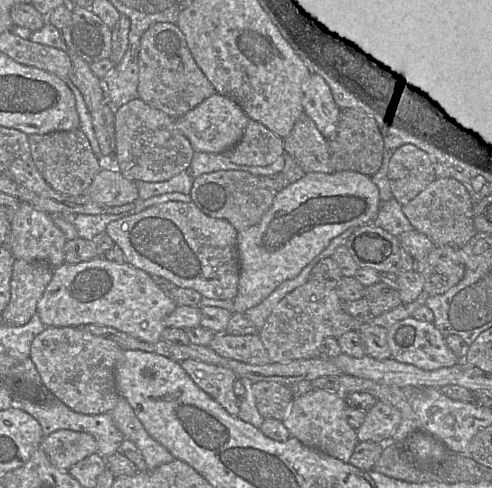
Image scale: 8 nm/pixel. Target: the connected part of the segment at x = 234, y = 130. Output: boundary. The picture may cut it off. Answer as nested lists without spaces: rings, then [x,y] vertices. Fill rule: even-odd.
[[[215,93],[176,120],[176,125],[195,152],[223,154],[240,141],[249,121],[250,118],[233,100]]]

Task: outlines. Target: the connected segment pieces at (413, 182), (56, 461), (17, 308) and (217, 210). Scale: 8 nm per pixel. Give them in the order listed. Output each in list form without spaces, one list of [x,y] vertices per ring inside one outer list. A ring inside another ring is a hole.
[[[404,145],[388,164],[388,181],[393,197],[405,205],[436,179],[429,156],[413,145]]]
[[[58,430],[43,438],[40,448],[55,468],[68,472],[76,463],[96,453],[97,442],[88,433]]]
[[[15,259],[10,280],[11,299],[1,320],[23,326],[36,313],[37,303],[53,276],[54,268],[44,261]]]
[[[220,170],[206,173],[193,180],[189,193],[192,202],[204,214],[228,221],[237,231],[258,224],[273,204],[275,194],[265,188],[259,177],[243,171]]]

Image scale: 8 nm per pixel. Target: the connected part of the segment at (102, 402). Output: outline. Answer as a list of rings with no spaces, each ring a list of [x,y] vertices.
[[[46,327],[32,341],[30,359],[40,378],[46,397],[56,397],[72,411],[83,415],[111,412],[120,397],[115,382],[115,369],[123,354],[114,341],[85,332],[78,327]]]

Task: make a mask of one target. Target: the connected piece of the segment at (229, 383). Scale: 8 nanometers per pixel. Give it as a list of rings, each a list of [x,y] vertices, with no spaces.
[[[187,359],[179,363],[191,380],[231,416],[238,416],[239,401],[234,394],[236,374],[227,368]]]

